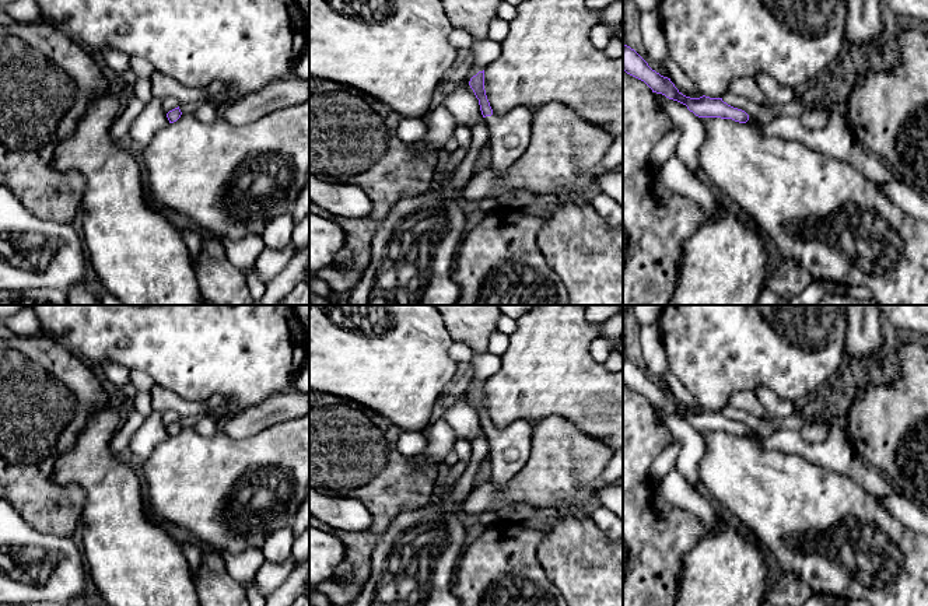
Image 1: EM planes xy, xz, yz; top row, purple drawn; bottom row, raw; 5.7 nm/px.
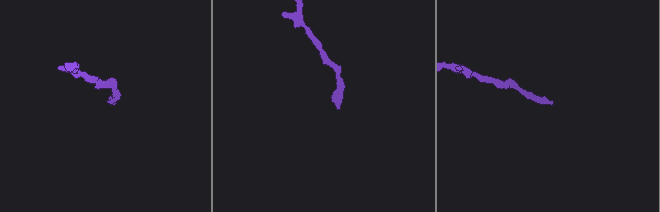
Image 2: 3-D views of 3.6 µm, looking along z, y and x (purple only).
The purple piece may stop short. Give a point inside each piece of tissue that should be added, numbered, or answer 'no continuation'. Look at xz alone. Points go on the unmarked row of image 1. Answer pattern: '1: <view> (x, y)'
1: xz (510, 448)

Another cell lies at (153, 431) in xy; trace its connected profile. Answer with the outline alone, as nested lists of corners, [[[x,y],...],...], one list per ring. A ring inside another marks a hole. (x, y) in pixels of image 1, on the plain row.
[[[153,411],[133,434],[130,439],[130,456],[136,462],[144,460],[168,438],[169,434],[162,423],[162,414]]]

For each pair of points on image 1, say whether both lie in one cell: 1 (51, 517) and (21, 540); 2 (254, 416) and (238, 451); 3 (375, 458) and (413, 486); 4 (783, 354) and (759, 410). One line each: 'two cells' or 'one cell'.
1: two cells
2: two cells
3: one cell
4: two cells

